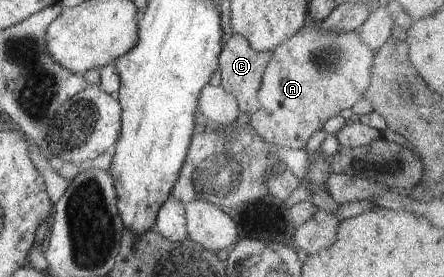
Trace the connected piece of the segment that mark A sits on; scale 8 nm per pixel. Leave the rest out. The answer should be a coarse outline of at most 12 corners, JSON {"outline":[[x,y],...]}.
{"outline":[[301,28],[272,52],[248,124],[305,149],[363,98],[358,29]]}

